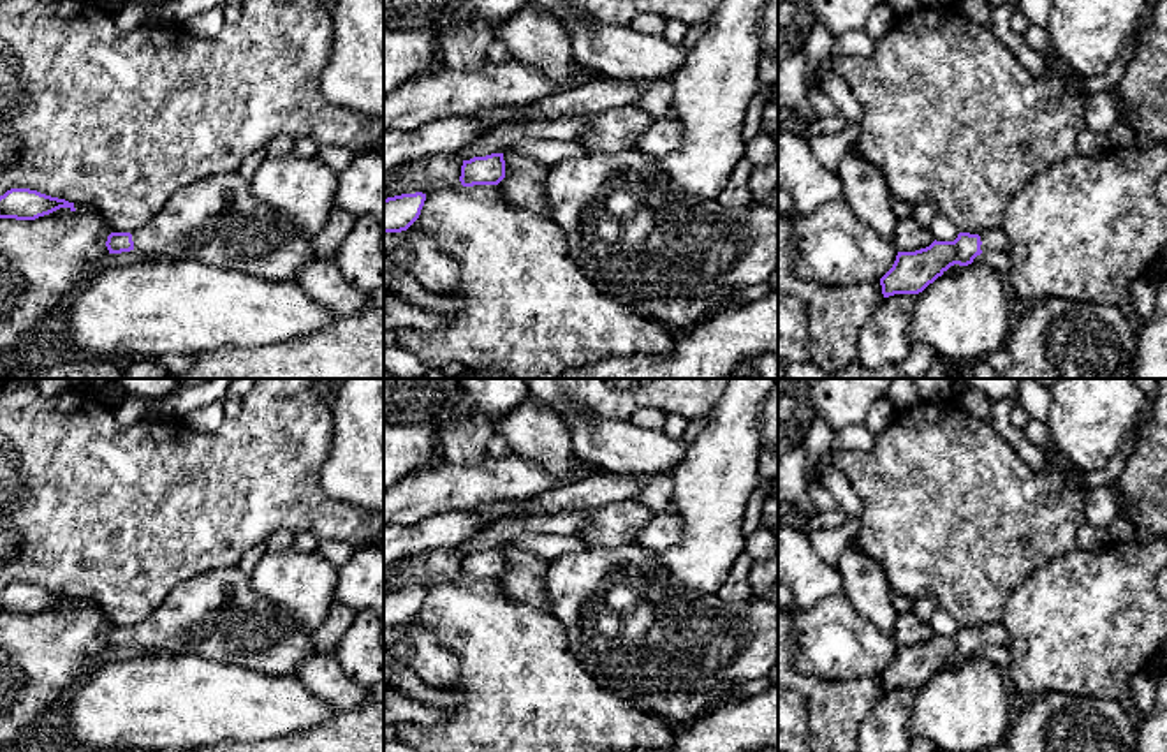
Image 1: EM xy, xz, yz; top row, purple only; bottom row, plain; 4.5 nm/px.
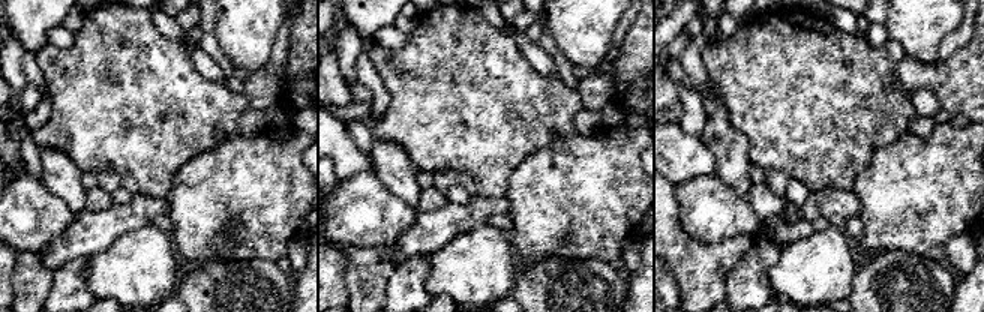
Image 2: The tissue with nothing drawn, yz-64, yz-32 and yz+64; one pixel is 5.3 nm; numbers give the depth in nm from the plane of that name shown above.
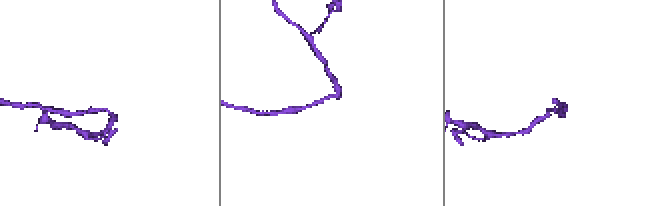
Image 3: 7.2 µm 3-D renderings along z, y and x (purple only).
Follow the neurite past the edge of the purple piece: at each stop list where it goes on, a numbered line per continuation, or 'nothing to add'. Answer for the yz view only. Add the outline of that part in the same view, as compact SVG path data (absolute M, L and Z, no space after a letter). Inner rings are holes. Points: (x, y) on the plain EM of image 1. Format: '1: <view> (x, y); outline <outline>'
1: yz (995, 634); outline M996 622L991 625L966 625L966 627L980 630L982 646L1007 646L1007 643L1009 643L1009 634L1002 622Z

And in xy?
1: xy (217, 615); outline M239 567L213 569L176 585L141 623L132 625L134 646L165 655L199 655L239 664L271 676L294 676L315 655L313 634L285 609L261 597Z

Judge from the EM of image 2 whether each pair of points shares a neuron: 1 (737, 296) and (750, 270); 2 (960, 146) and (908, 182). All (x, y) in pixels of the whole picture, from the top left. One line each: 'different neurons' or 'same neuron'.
1: same neuron
2: same neuron

